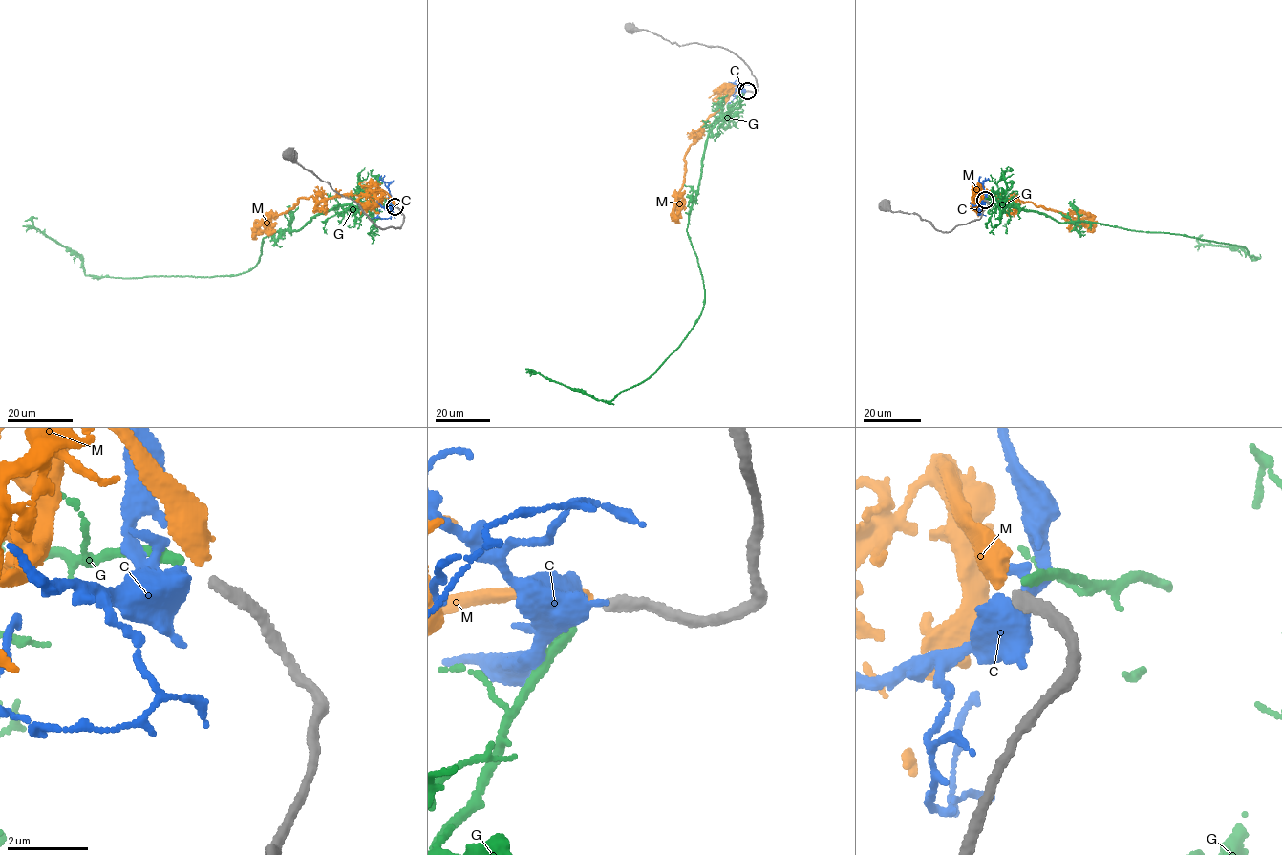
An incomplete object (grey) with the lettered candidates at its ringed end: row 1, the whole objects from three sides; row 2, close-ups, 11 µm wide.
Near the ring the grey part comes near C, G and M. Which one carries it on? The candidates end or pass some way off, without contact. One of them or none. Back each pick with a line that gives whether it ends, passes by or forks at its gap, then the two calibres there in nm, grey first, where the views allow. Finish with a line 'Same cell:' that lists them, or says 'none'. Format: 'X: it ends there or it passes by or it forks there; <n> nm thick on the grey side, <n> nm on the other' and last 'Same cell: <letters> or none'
Same cell: none

